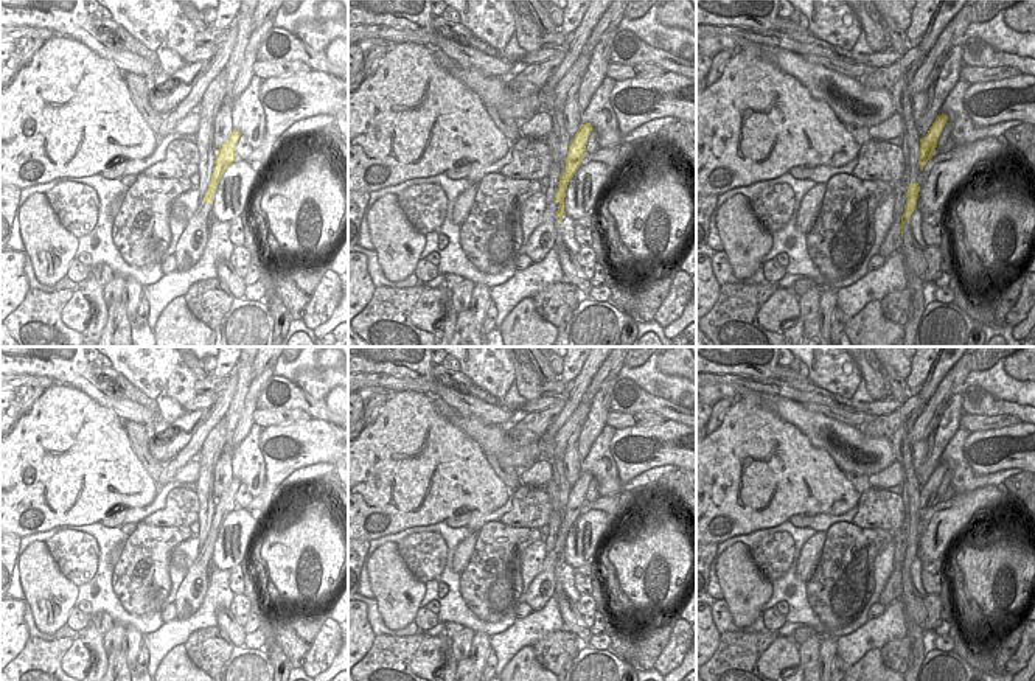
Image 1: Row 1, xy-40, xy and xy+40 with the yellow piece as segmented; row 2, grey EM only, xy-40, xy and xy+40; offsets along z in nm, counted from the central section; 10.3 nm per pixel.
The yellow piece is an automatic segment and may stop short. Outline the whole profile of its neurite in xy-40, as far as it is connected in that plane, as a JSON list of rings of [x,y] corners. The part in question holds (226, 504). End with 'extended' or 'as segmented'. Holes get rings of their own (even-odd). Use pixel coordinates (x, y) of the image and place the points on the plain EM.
[[[233,477],[230,487],[216,501],[214,516],[207,541],[193,566],[188,569],[176,594],[176,619],[179,620],[185,620],[193,616],[205,599],[208,589],[208,566],[211,564],[213,547],[221,526],[224,524],[225,518],[236,508],[235,496],[239,485],[239,479]]]; extended

